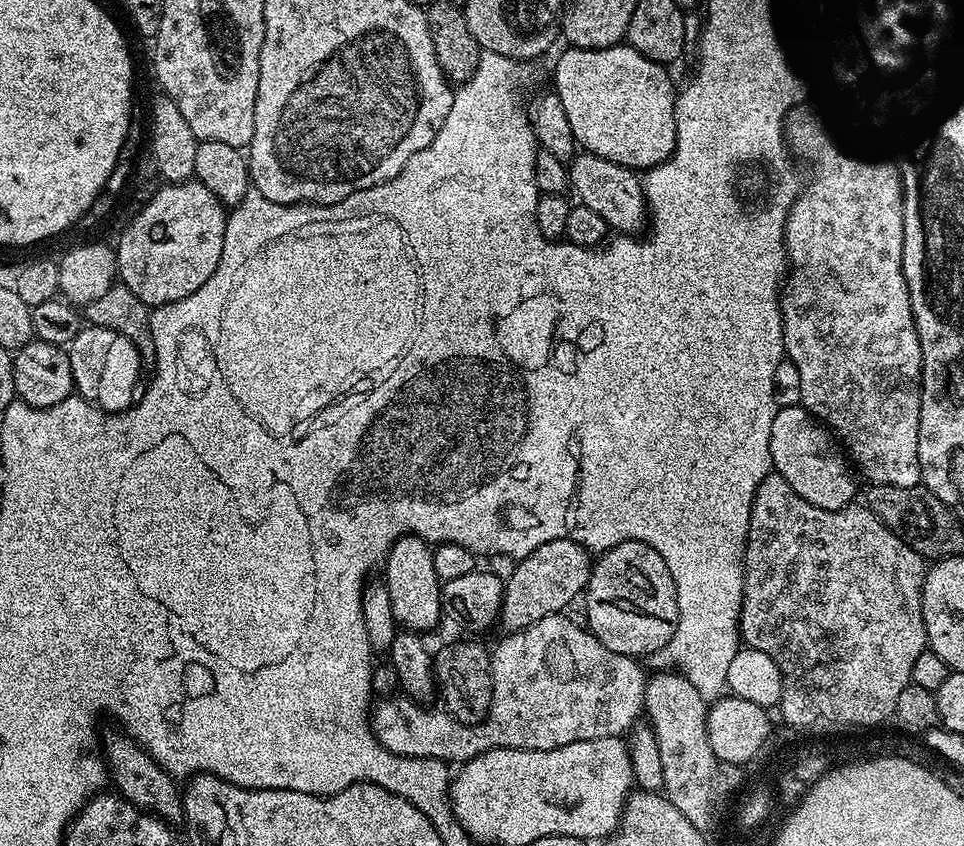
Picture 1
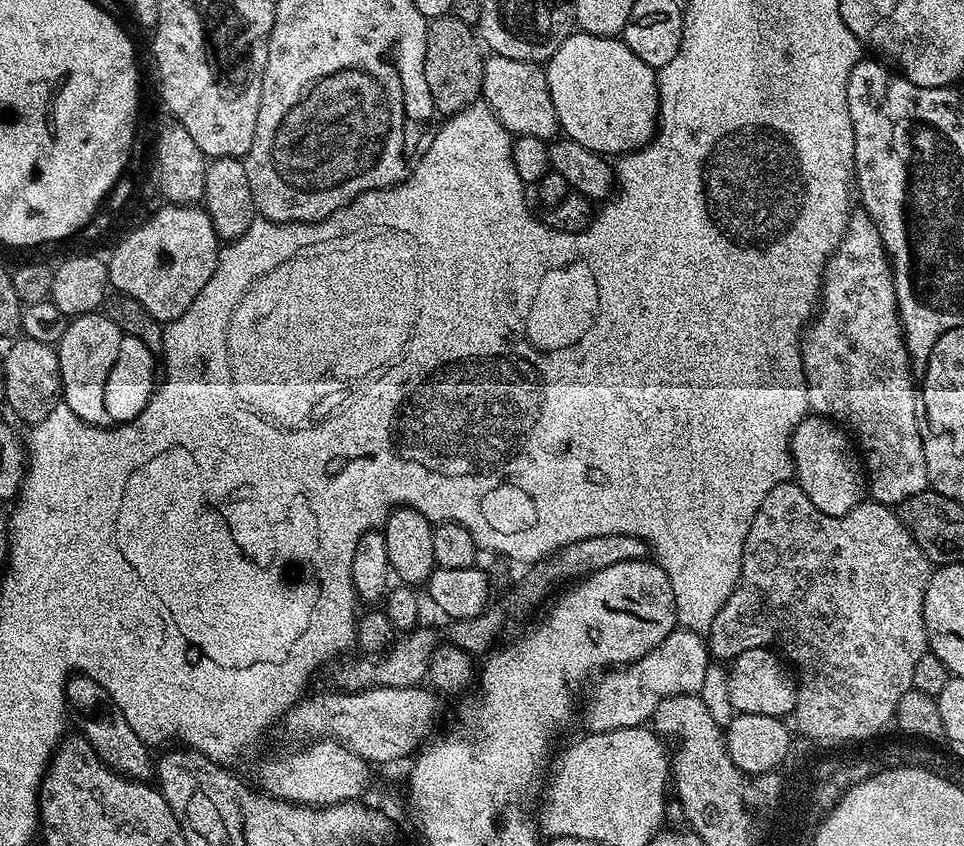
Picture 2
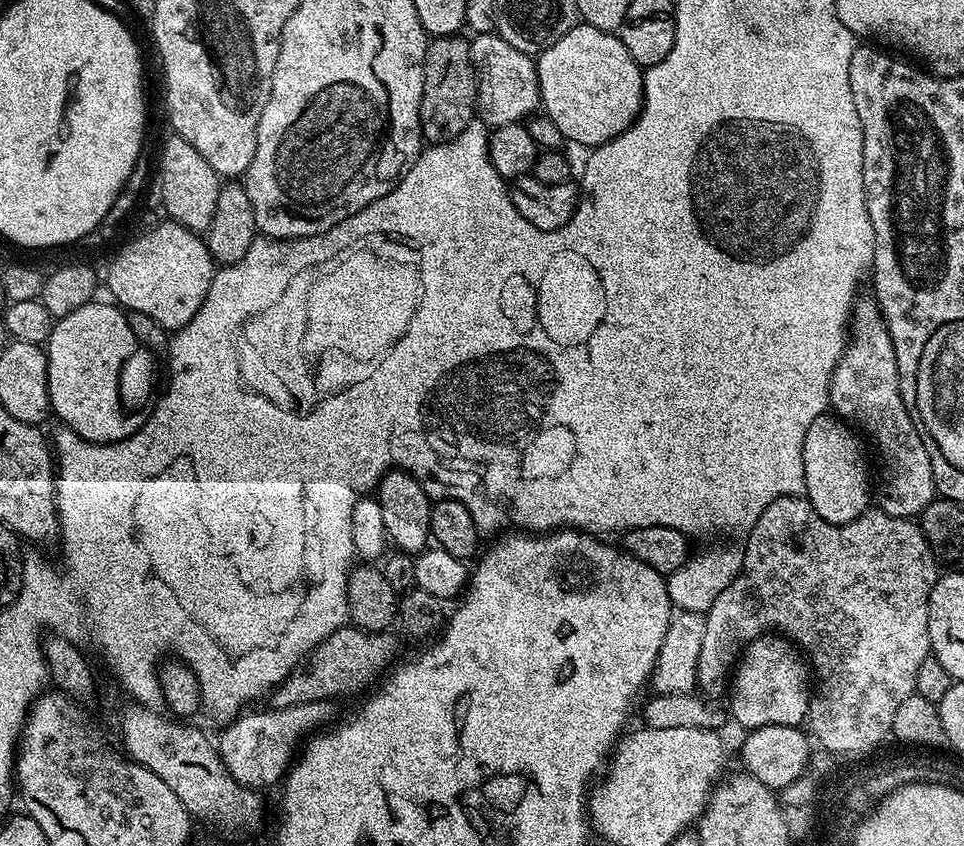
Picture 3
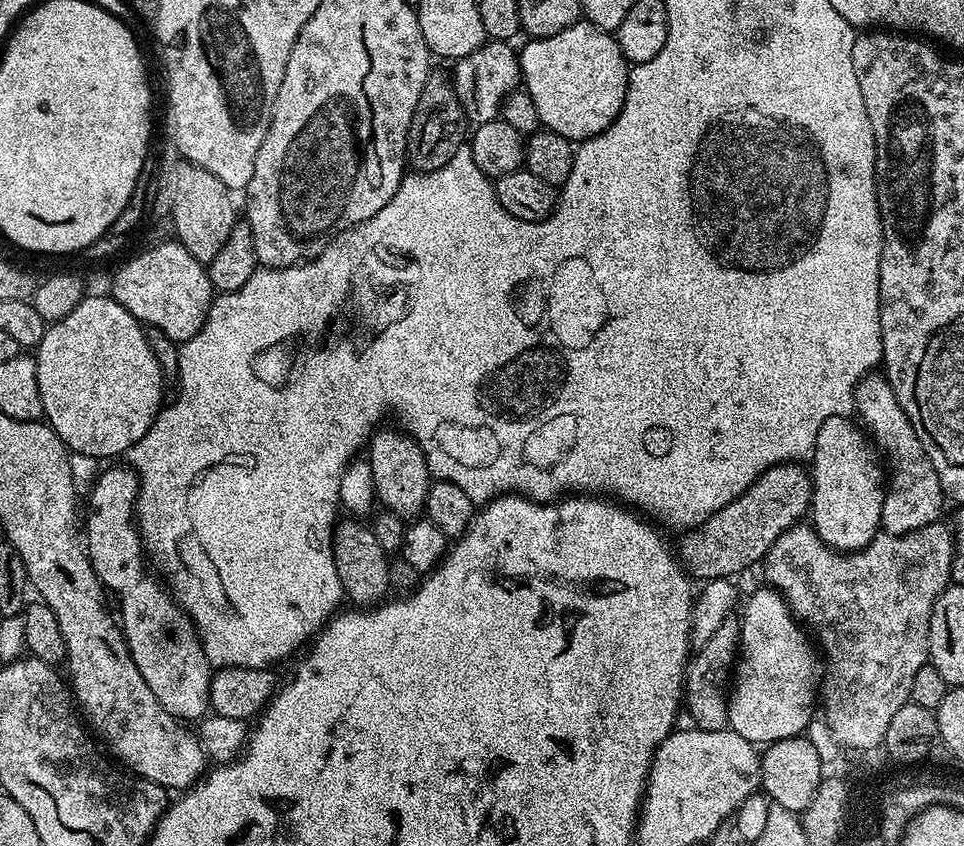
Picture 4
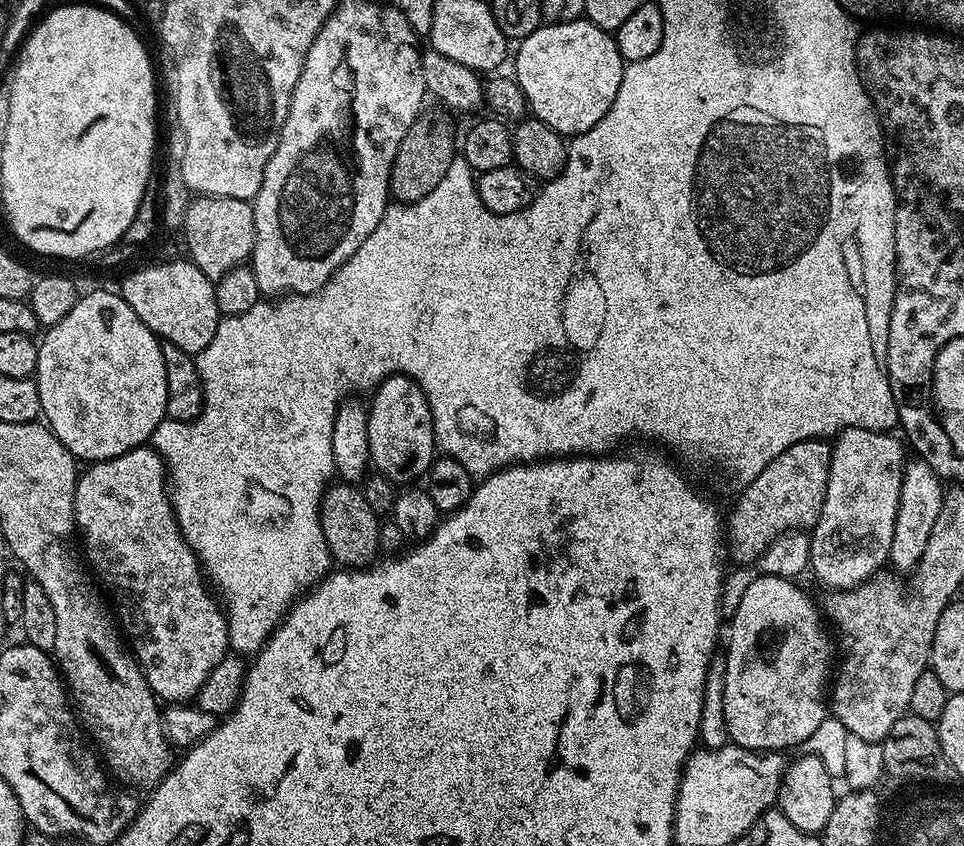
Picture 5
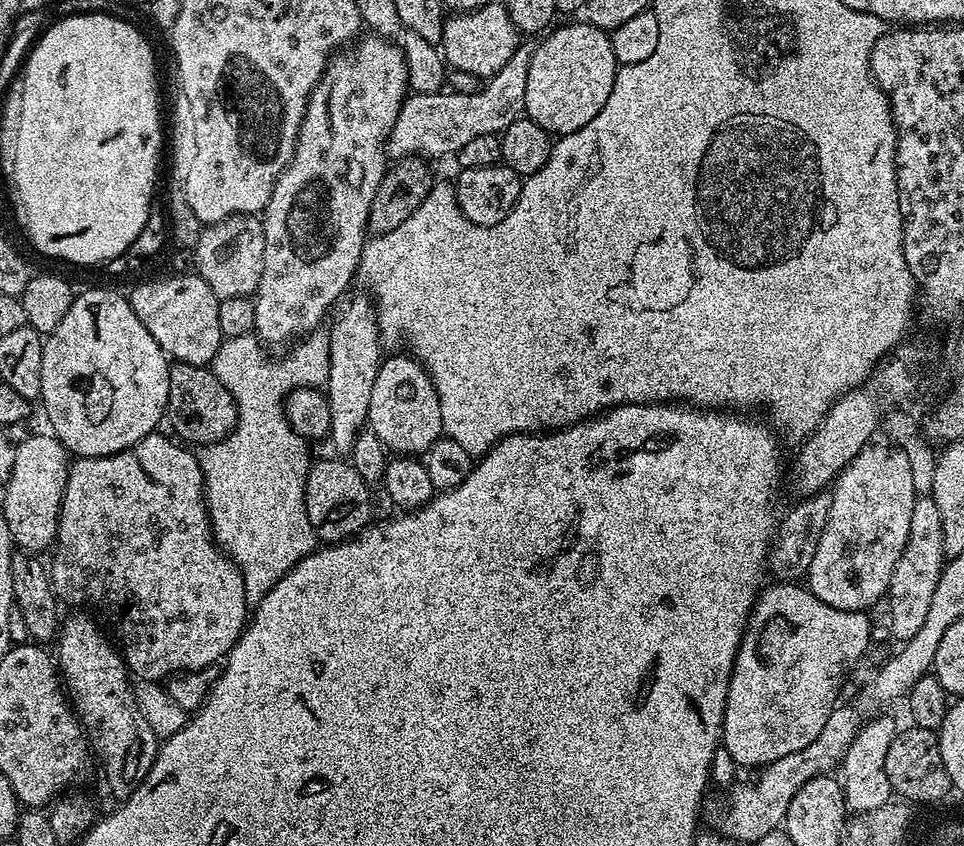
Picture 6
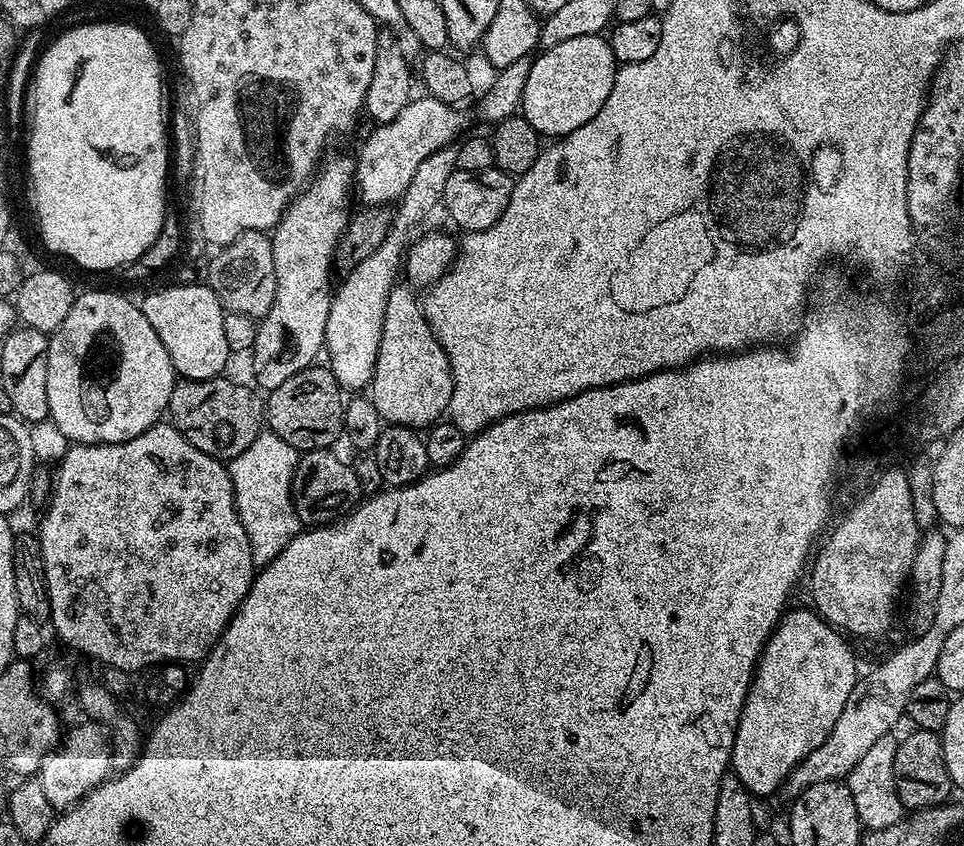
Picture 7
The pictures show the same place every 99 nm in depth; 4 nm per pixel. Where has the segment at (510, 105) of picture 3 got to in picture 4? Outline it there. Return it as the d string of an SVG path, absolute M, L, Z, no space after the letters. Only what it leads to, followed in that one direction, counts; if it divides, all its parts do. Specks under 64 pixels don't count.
M488 40L474 54L455 61L453 68L456 69L451 69L450 79L458 94L458 102L462 102L464 113L473 125L497 119L505 98L517 91L522 80L520 57L517 49L512 47L511 43L502 40Z

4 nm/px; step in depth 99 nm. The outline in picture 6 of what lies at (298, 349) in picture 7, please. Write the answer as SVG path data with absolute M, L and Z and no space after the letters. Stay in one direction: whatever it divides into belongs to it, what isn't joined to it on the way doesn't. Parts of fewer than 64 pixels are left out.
M364 34L351 46L344 46L333 52L332 59L328 61L328 65L324 68L322 78L316 83L308 99L306 114L302 118L302 126L296 139L296 153L290 158L288 165L284 167L284 173L278 178L278 182L270 194L270 202L264 207L262 213L264 229L266 230L266 258L262 265L262 282L258 284L254 293L256 302L254 306L254 322L256 323L254 332L265 345L284 343L284 345L287 345L289 342L319 329L321 327L320 322L324 318L324 311L328 307L329 311L349 291L348 283L354 280L357 275L360 256L364 253L370 202L374 202L374 194L378 190L386 171L384 160L386 161L388 135L409 92L406 58L399 43L375 34Z

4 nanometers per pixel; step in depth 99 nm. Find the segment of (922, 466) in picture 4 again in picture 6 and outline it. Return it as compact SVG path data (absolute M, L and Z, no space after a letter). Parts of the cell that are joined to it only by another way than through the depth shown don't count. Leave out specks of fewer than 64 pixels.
M928 494L921 495L914 502L914 510L911 511L910 532L906 546L894 566L894 574L890 574L890 586L886 597L888 604L888 624L892 627L892 636L897 642L903 642L914 638L918 630L926 622L926 614L930 610L930 601L934 599L934 589L938 587L938 578L946 563L946 553L944 550L944 523L940 513L940 505Z

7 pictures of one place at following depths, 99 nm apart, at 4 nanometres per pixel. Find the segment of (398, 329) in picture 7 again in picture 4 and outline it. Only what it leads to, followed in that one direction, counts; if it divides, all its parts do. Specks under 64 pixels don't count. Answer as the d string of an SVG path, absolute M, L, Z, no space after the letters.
M381 427L373 432L366 448L366 458L374 474L374 490L377 501L387 511L398 514L405 522L419 517L424 512L424 503L430 483L428 463L416 441L403 430Z

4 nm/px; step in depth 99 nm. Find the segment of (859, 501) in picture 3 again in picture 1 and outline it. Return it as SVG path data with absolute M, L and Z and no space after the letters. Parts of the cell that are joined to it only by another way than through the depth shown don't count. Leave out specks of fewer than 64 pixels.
M793 402L793 404L786 405L785 408L784 405L777 407L774 422L770 422L770 458L775 475L786 478L786 482L790 482L794 494L806 498L806 502L810 502L810 506L818 506L822 510L833 512L847 508L857 499L857 477L854 475L853 465L850 463L845 449L837 443L833 433L815 416L811 416L799 403Z

